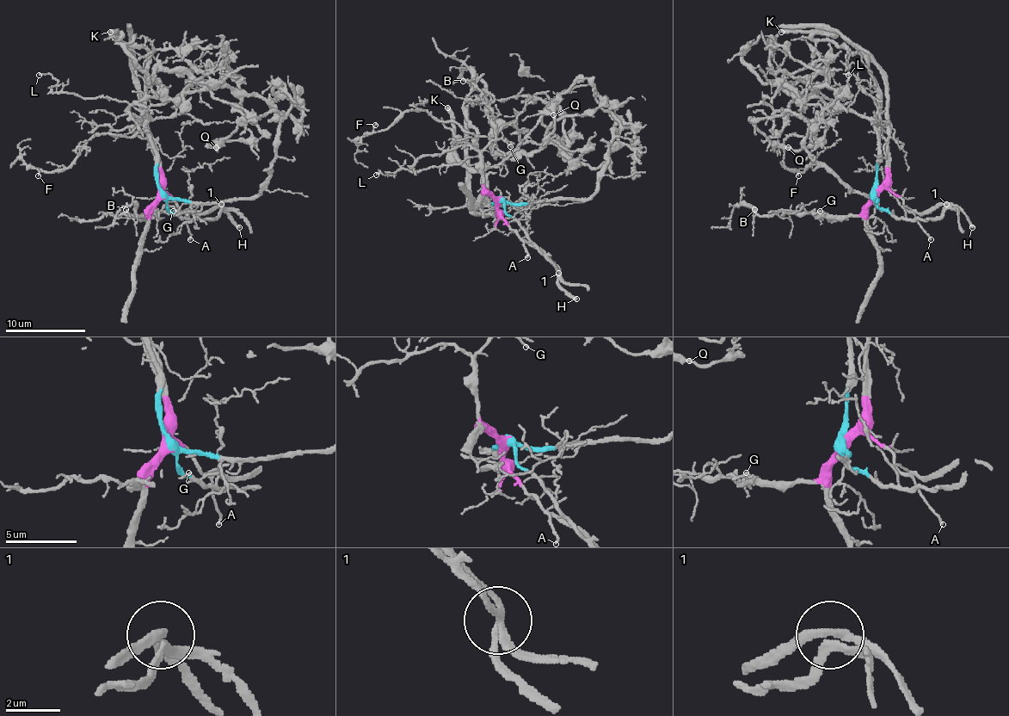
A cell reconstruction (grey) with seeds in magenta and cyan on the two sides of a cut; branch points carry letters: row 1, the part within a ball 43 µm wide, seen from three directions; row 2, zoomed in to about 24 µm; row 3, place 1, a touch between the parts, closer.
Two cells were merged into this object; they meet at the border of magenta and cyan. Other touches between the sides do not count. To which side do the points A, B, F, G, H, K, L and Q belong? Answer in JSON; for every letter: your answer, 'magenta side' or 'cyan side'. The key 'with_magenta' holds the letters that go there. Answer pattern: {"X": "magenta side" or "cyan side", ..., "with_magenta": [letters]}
{"A": "magenta side", "B": "magenta side", "F": "cyan side", "G": "magenta side", "H": "magenta side", "K": "cyan side", "L": "cyan side", "Q": "cyan side", "with_magenta": ["A", "B", "G", "H"]}

